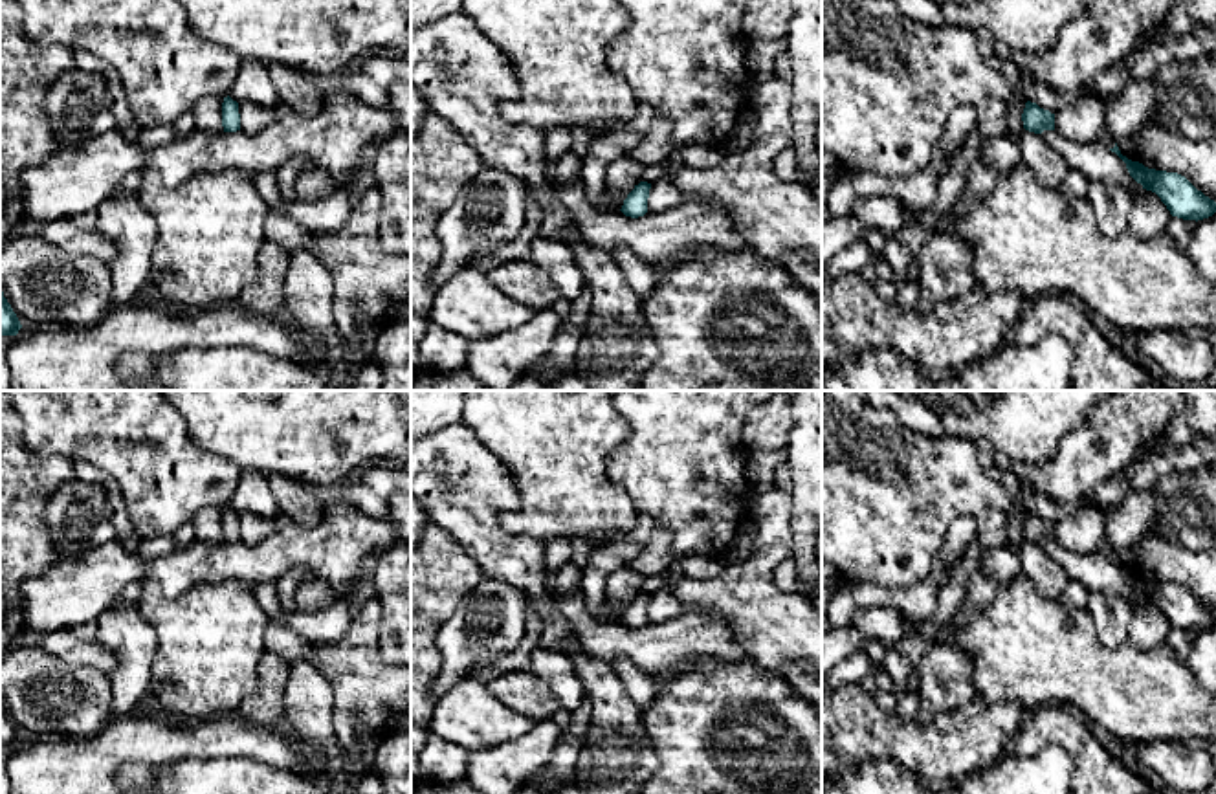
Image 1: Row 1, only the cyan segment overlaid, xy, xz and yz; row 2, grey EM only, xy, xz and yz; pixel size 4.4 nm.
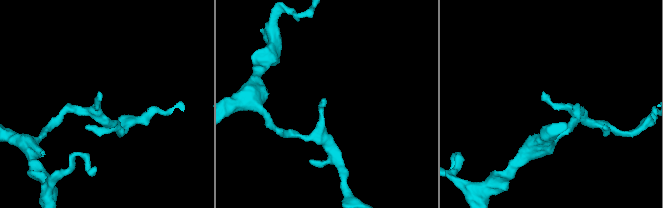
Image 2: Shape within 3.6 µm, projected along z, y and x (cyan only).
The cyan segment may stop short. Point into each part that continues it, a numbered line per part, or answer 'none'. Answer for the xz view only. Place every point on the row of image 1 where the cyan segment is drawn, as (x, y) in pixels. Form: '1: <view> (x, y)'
none

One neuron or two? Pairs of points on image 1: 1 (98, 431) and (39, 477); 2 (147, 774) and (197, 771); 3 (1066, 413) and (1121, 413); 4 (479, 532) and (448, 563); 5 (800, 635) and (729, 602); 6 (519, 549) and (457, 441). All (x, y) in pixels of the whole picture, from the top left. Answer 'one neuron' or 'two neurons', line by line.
1: two neurons
2: two neurons
3: two neurons
4: two neurons
5: one neuron
6: one neuron

